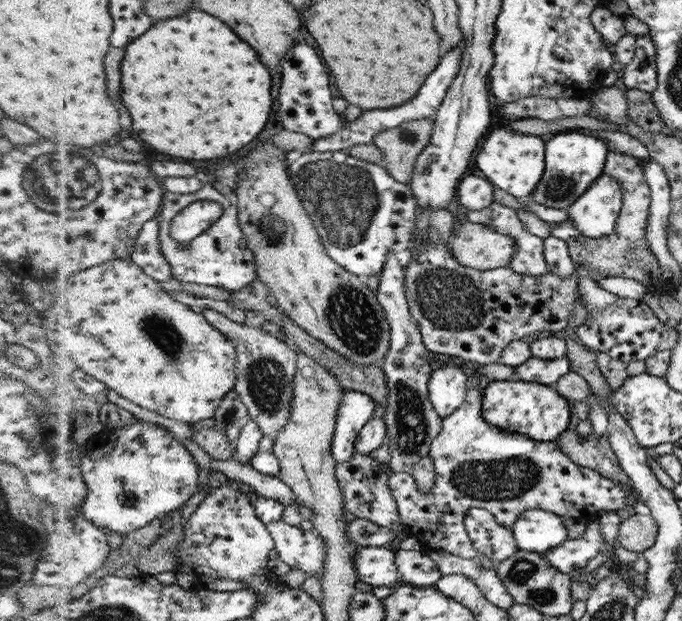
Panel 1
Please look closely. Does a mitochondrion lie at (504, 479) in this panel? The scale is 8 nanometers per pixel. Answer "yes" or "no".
yes

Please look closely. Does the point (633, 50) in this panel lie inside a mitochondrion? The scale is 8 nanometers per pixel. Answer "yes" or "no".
no

